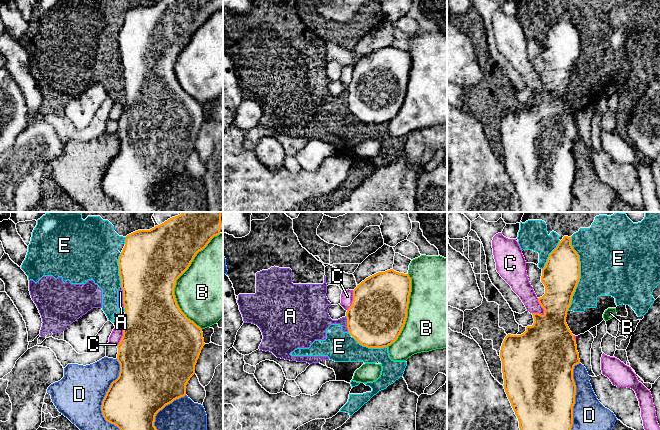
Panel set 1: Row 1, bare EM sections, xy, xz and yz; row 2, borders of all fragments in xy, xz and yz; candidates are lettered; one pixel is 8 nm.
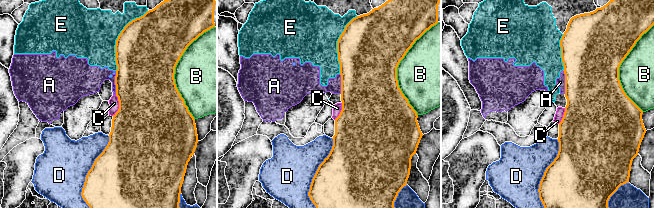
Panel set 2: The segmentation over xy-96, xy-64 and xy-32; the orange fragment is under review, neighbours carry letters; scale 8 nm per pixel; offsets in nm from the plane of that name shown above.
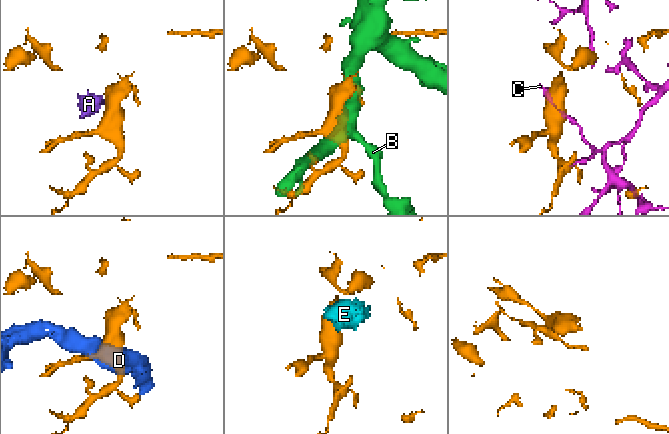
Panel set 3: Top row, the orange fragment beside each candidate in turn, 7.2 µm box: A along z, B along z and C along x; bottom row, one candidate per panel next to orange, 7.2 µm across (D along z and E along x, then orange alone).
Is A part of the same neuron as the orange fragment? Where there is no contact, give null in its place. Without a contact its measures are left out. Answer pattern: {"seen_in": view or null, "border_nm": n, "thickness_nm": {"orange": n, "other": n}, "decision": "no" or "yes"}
{"seen_in": "xy", "border_nm": 170, "thickness_nm": {"orange": 440, "other": 50}, "decision": "no"}

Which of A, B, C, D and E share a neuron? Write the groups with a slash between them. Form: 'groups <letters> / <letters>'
groups A D E / B / C

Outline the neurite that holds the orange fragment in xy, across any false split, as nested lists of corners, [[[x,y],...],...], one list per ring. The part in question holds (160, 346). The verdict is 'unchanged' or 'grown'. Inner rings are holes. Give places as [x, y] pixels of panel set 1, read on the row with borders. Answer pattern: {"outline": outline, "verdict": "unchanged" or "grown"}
{"outline": [[[182,212],[150,230],[138,230],[126,236],[118,259],[125,309],[125,327],[117,345],[120,372],[101,405],[105,420],[120,430],[157,430],[154,426],[156,414],[186,395],[186,385],[195,374],[195,365],[205,343],[202,329],[179,308],[174,288],[176,280],[188,269],[196,254],[220,233],[223,233],[223,212]]], "verdict": "grown"}

